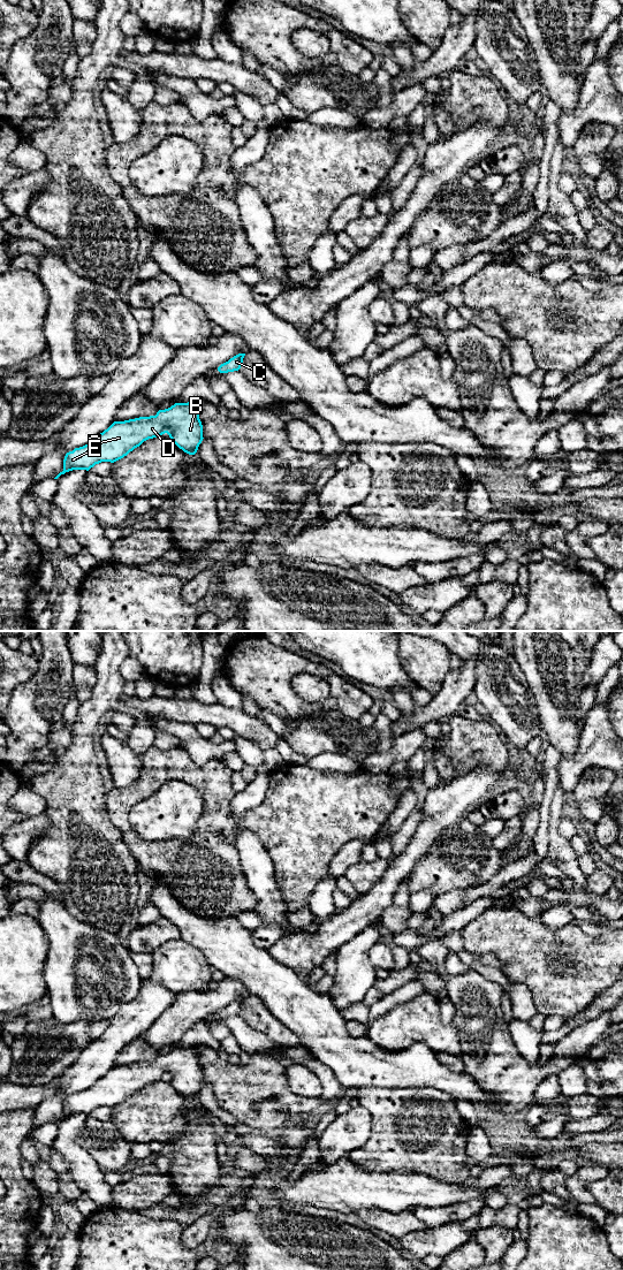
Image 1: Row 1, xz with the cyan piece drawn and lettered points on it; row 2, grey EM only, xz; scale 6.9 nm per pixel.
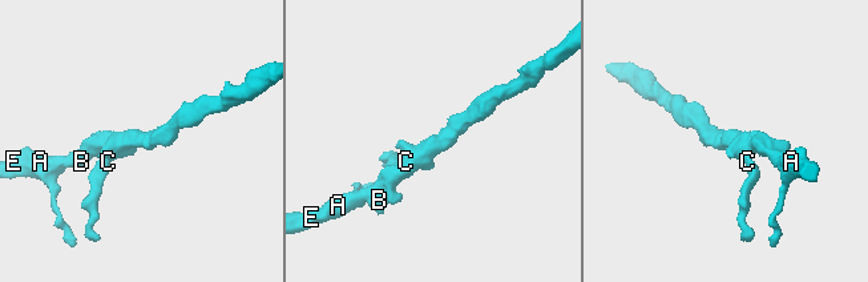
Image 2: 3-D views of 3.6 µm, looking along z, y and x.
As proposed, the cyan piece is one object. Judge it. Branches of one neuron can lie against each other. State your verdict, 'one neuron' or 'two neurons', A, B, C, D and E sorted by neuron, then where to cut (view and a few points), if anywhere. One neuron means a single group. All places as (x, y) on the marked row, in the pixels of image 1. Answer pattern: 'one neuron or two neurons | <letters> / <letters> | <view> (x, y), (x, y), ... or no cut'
one neuron | A B C D E | no cut

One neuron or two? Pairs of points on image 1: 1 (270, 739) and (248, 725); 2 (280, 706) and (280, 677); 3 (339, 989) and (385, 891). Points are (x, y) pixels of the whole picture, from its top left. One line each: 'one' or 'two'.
1: one
2: one
3: two

